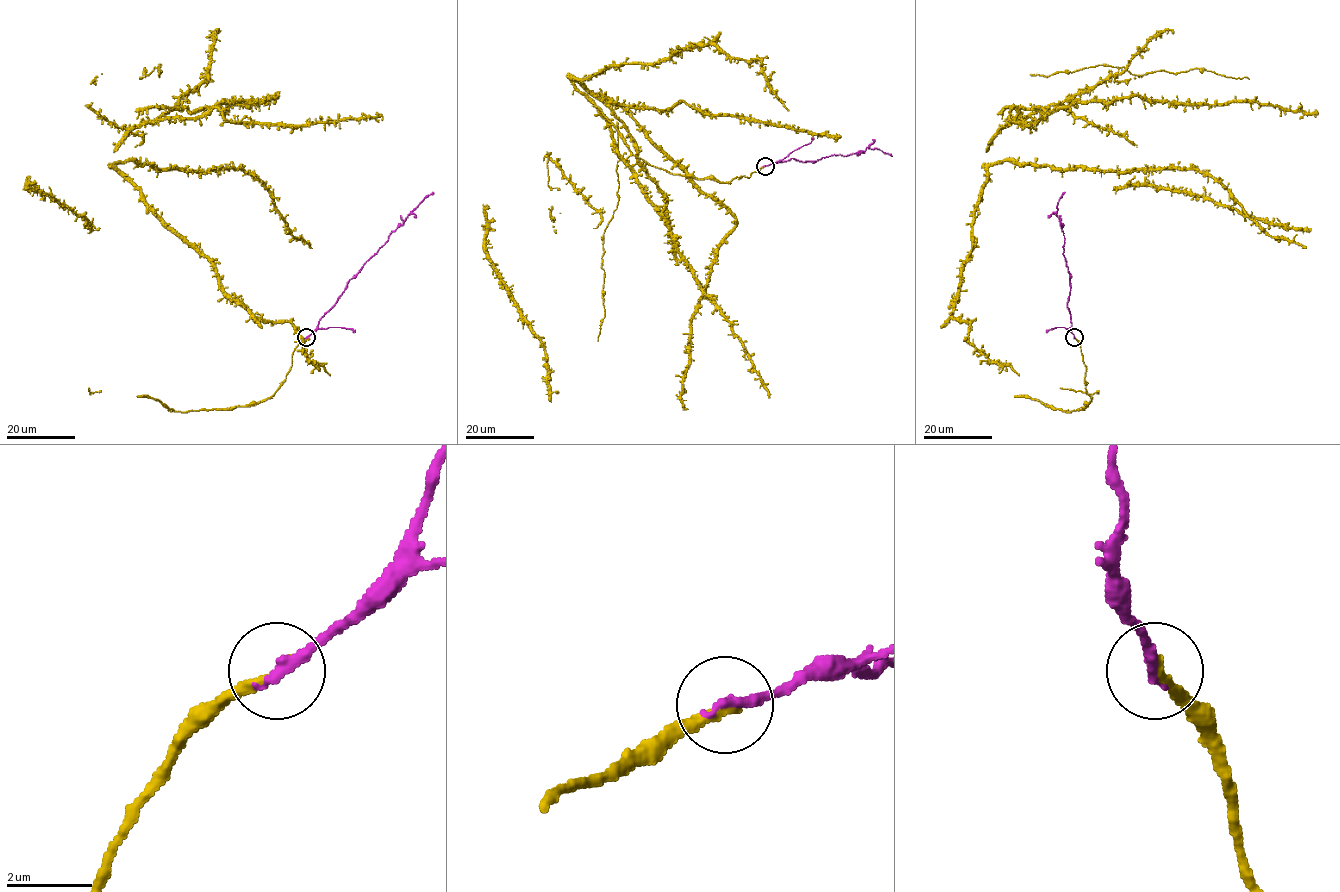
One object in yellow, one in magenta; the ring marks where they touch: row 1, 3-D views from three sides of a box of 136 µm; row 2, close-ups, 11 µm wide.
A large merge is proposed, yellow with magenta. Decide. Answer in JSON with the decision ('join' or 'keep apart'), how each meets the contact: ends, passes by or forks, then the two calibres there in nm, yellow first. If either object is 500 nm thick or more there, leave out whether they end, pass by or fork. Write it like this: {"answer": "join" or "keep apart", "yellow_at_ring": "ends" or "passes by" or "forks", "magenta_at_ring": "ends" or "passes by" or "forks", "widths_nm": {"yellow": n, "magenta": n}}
{"answer": "join", "yellow_at_ring": "ends", "magenta_at_ring": "ends", "widths_nm": {"yellow": 240, "magenta": 300}}

